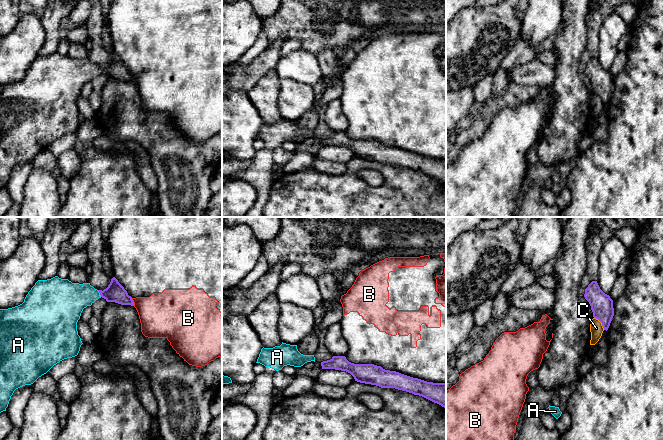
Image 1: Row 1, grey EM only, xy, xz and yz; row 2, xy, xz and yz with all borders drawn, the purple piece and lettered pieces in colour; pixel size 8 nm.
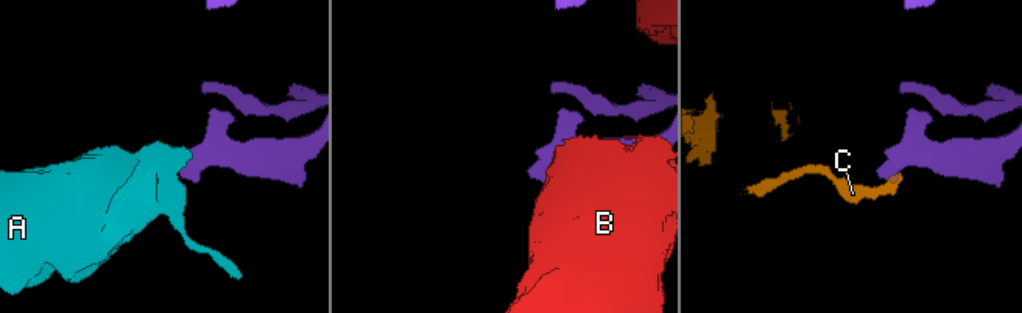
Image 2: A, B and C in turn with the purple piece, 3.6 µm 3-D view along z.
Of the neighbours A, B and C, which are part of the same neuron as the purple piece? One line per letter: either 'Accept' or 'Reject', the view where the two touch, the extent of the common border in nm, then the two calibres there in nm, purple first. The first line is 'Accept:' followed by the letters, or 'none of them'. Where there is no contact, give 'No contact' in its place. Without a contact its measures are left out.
Accept: A
A: Accept. Touches purple in xy. Shared border 70 nm. Thickness 160 nm (purple) against 280 nm
B: Reject. Touches purple in xy. Shared border 70 nm. Thickness 160 nm (purple) against 360 nm
C: Reject. Touches purple in yz. Shared border 130 nm. Thickness 180 nm (purple) against 110 nm

